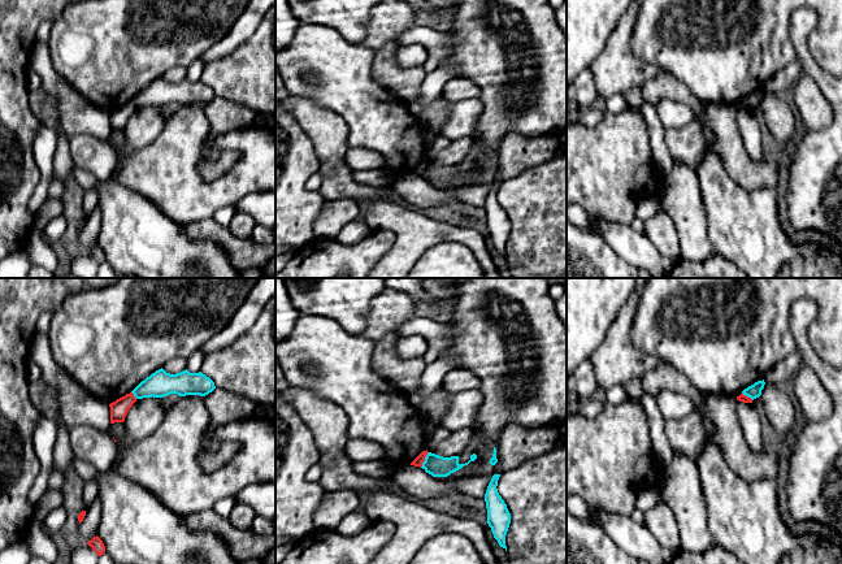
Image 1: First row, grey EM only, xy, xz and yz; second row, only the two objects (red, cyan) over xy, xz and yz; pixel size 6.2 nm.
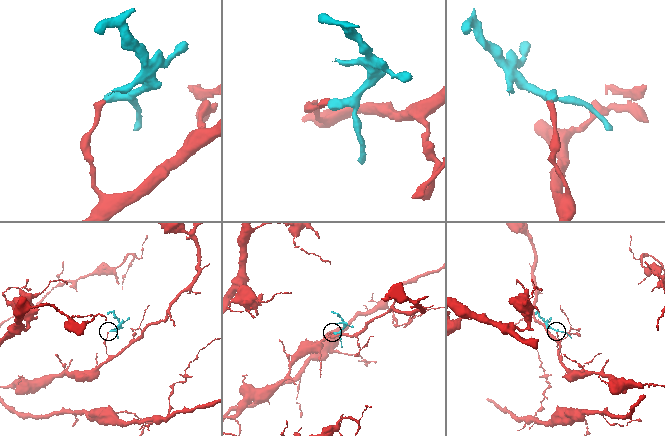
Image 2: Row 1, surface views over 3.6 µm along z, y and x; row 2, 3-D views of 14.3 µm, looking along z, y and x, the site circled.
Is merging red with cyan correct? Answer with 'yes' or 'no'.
no

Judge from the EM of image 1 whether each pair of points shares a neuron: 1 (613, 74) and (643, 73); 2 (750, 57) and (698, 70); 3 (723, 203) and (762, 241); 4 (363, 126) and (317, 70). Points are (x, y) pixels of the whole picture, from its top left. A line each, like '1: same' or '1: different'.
1: same
2: same
3: same
4: same

